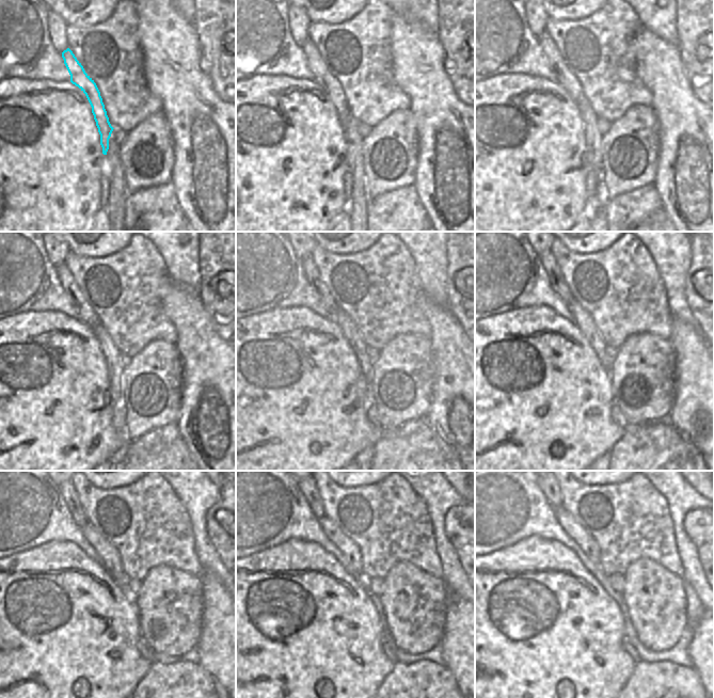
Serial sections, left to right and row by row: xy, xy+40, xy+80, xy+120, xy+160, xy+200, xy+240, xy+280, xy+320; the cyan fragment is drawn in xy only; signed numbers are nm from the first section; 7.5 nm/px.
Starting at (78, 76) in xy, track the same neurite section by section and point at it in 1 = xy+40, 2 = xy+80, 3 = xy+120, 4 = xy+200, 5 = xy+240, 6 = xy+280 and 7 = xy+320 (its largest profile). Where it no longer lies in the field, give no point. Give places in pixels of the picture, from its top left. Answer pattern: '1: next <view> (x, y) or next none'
1: next xy+40 (322, 75)
2: next xy+80 (564, 77)
3: next xy+120 (86, 314)
4: next xy+200 (556, 279)
5: next xy+240 (69, 494)
6: next xy+280 (311, 492)
7: next xy+320 (552, 492)

